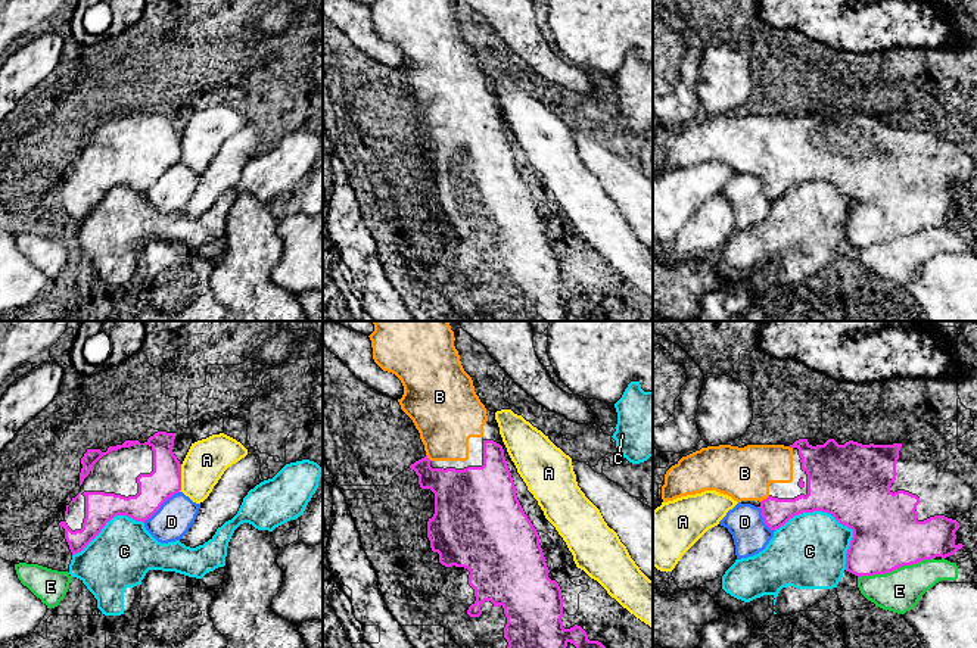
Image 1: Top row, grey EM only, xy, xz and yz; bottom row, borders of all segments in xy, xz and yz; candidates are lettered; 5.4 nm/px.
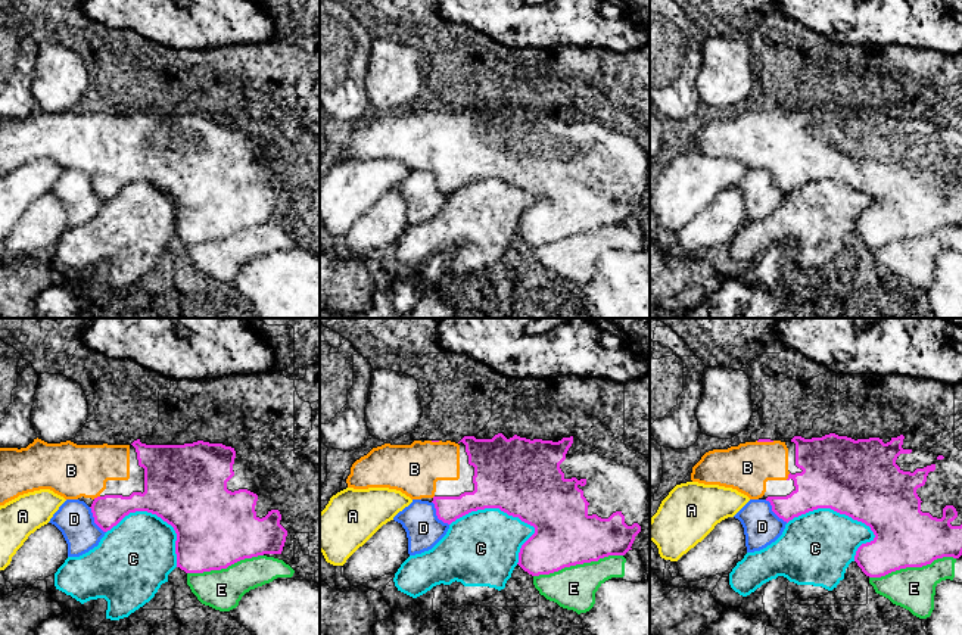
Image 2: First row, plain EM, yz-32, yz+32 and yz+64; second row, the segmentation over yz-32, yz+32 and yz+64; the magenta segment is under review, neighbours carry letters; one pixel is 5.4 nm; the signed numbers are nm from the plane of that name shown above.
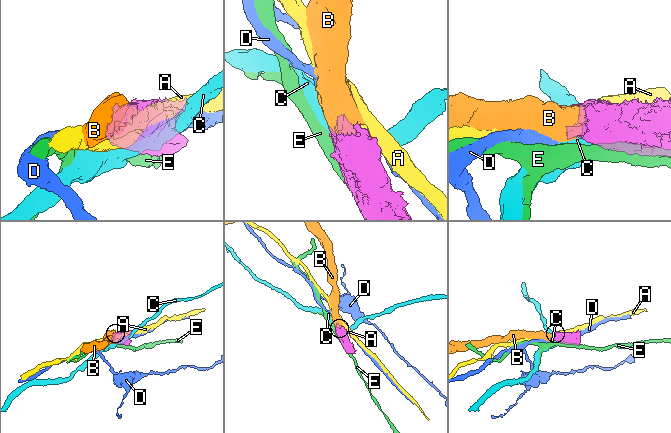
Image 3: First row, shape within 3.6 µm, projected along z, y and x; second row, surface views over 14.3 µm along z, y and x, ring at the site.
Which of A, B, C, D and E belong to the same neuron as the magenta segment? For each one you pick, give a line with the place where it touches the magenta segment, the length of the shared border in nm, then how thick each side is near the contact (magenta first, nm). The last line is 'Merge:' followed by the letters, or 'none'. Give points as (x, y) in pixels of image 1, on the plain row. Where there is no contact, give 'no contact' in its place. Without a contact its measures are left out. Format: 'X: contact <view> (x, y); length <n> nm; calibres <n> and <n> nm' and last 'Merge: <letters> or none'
B: contact yz (764, 170); length 70 nm; calibres 150 and 280 nm
Merge: B

